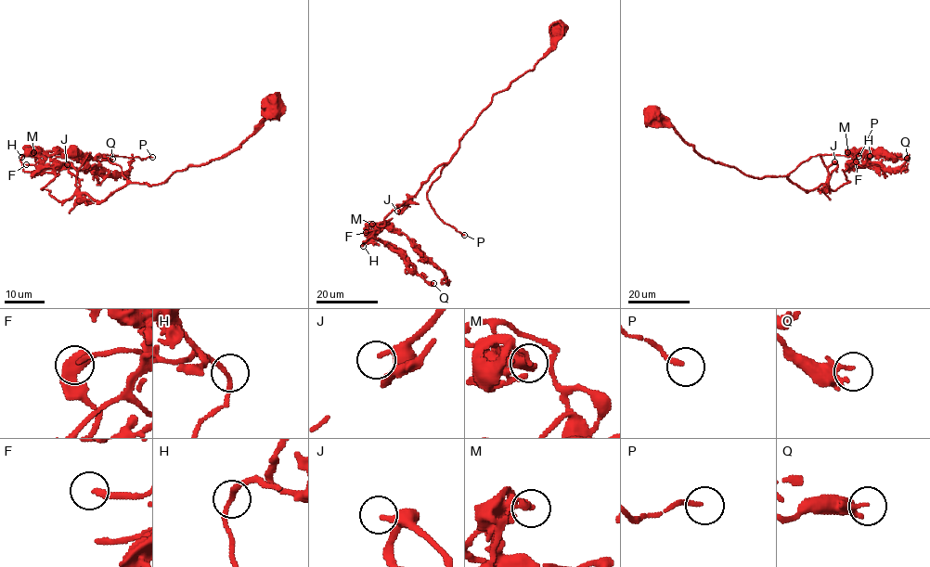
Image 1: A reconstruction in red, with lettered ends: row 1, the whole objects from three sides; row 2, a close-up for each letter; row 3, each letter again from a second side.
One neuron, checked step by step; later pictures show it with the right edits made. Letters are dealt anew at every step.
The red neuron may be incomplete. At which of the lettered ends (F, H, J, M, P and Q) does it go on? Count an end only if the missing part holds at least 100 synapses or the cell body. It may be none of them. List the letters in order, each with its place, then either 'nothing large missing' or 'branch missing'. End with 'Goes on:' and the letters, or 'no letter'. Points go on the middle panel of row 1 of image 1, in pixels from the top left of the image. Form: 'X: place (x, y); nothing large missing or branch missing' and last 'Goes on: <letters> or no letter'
F: place (366, 232); nothing large missing
H: place (363, 246); nothing large missing
J: place (397, 211); branch missing
M: place (372, 224); nothing large missing
P: place (464, 235); branch missing
Q: place (433, 283); nothing large missing
Goes on: J, P

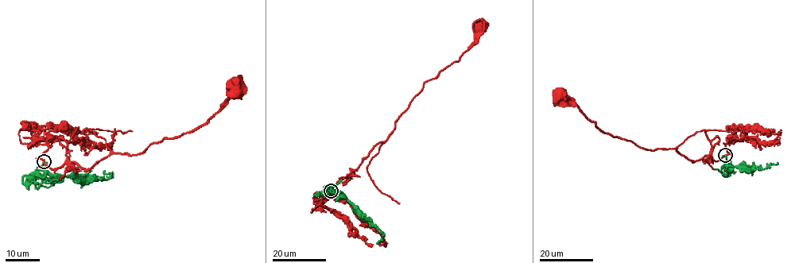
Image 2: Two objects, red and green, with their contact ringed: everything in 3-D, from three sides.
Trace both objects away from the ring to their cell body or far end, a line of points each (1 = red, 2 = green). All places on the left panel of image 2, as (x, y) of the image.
1: (44, 161), (52, 169), (74, 162), (90, 169), (115, 152), (140, 154), (151, 144), (203, 125), (237, 84)
2: (44, 161), (36, 169), (52, 177), (90, 182), (107, 179), (111, 174), (105, 171)

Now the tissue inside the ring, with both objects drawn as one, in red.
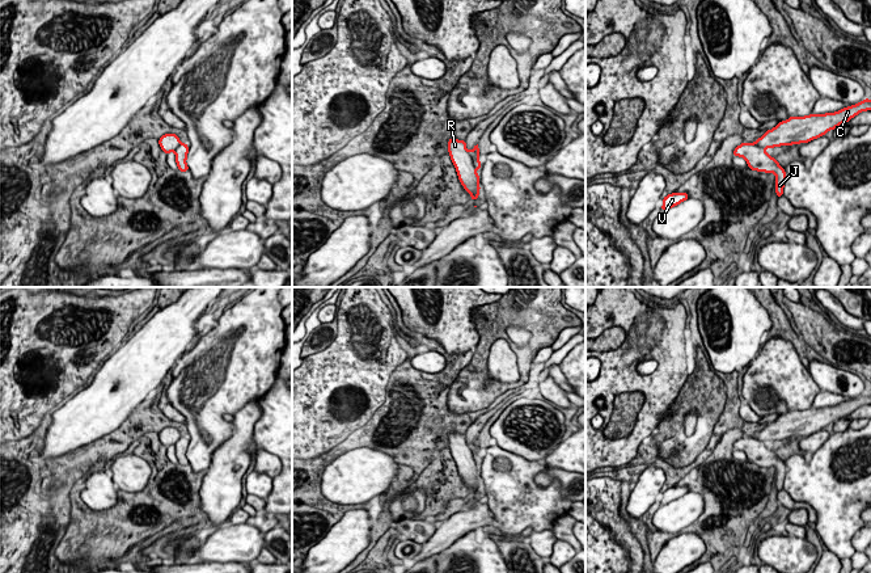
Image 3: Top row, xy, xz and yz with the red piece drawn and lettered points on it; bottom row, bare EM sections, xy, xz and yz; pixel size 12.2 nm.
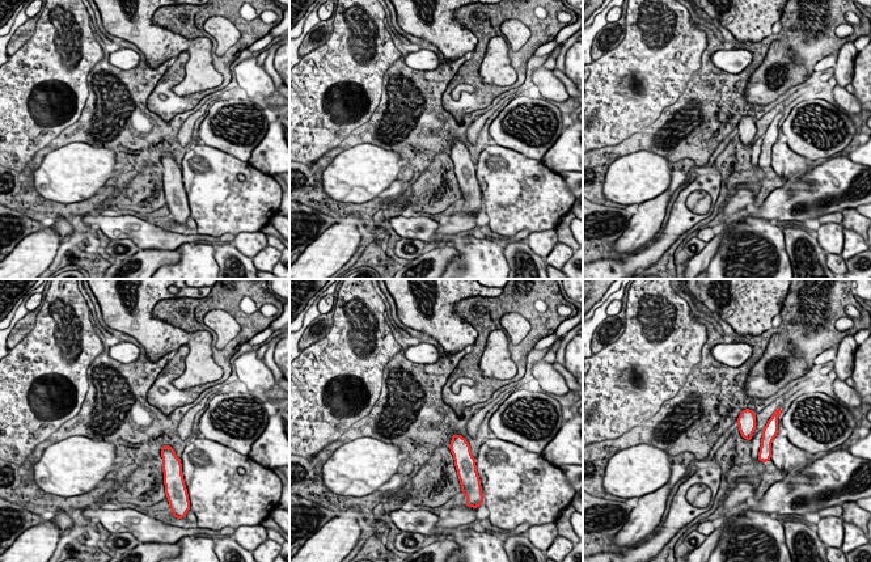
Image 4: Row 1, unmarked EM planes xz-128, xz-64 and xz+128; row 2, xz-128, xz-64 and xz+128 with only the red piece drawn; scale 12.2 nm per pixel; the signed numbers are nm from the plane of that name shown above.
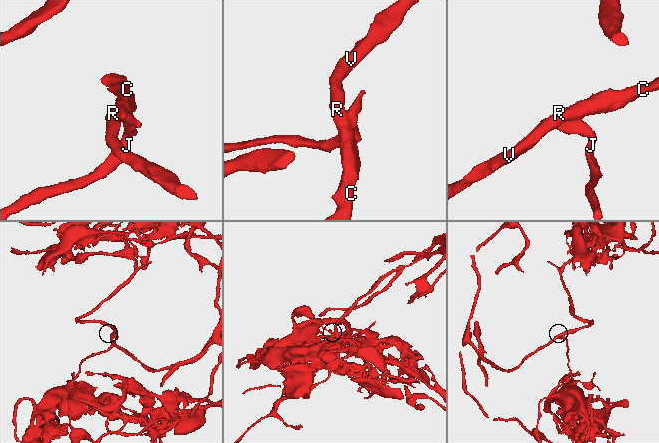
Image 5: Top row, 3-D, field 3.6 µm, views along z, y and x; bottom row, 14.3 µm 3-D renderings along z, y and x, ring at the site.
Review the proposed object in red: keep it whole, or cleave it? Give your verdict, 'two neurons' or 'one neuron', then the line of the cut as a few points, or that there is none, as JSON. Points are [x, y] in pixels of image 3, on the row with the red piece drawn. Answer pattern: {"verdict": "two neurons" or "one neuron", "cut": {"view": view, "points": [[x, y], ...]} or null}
{"verdict": "one neuron", "cut": null}

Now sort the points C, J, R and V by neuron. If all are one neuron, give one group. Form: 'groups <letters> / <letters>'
groups C J R V

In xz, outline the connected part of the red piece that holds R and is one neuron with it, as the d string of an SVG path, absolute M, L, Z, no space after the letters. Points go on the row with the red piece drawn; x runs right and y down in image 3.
M451 138L448 151L461 185L472 195L472 201L475 201L481 189L479 174L475 170L482 168L478 157L478 144L469 152L465 140Z

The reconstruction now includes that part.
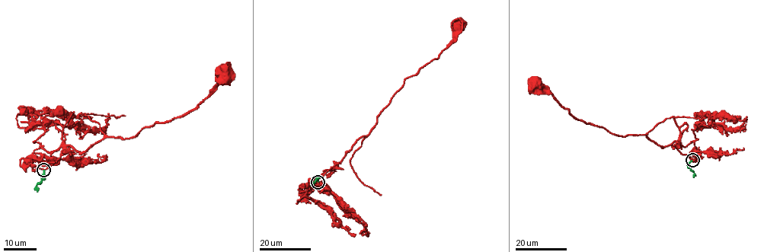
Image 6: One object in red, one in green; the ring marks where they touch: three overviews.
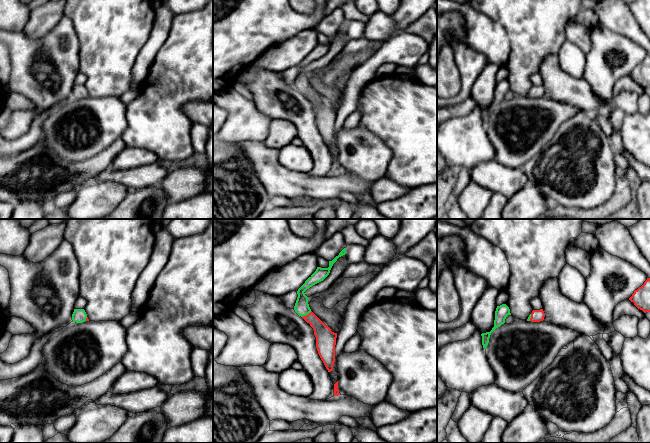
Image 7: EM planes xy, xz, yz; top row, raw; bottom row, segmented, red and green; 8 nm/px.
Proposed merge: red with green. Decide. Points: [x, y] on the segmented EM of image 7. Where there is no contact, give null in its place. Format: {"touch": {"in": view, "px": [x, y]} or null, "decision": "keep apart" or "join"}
{"touch": {"in": "xz", "px": [306, 315]}, "decision": "join"}

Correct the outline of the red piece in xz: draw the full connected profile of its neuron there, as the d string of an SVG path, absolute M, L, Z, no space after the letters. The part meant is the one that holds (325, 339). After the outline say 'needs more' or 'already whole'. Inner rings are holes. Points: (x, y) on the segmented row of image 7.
M344 248L338 256L332 261L329 261L328 268L317 267L316 271L305 281L305 283L298 289L297 300L294 306L295 312L301 316L314 330L316 337L316 348L318 354L323 361L328 372L333 370L335 362L335 345L337 333L331 331L310 309L308 304L308 297L305 295L305 291L313 285L323 281L330 273L333 264L337 259L346 254L346 248Z; needs more

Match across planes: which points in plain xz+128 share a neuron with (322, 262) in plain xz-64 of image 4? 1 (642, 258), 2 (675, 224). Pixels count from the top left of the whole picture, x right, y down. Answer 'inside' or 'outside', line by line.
1: outside
2: outside

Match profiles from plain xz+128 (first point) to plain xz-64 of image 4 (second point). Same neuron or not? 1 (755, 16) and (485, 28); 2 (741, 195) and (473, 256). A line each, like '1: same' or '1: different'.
1: different
2: same

